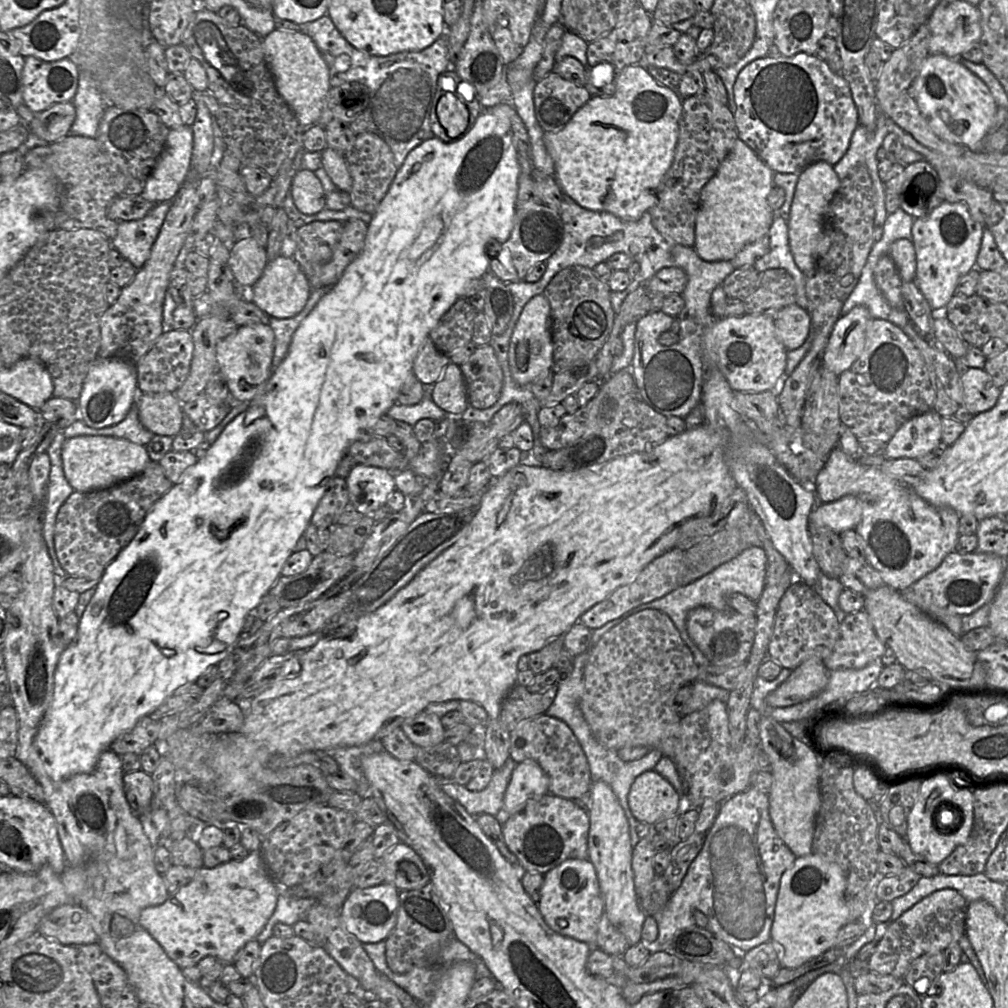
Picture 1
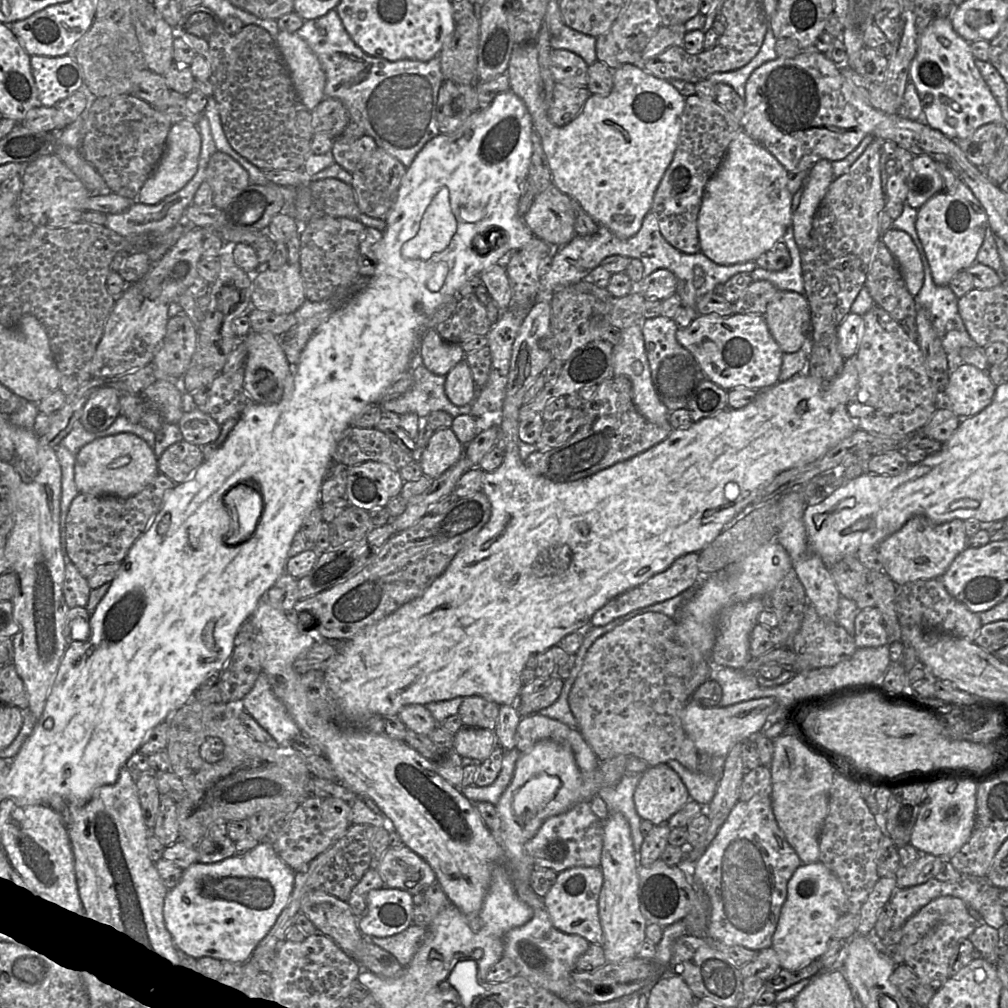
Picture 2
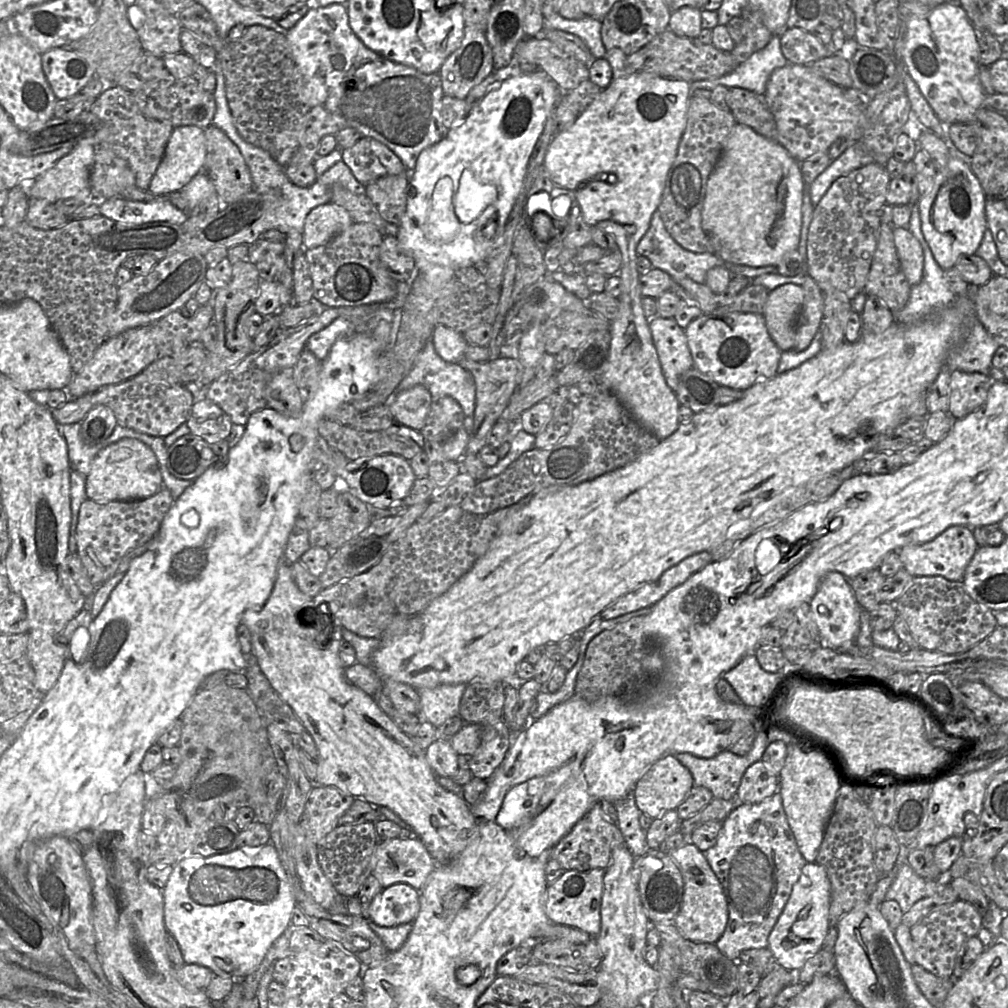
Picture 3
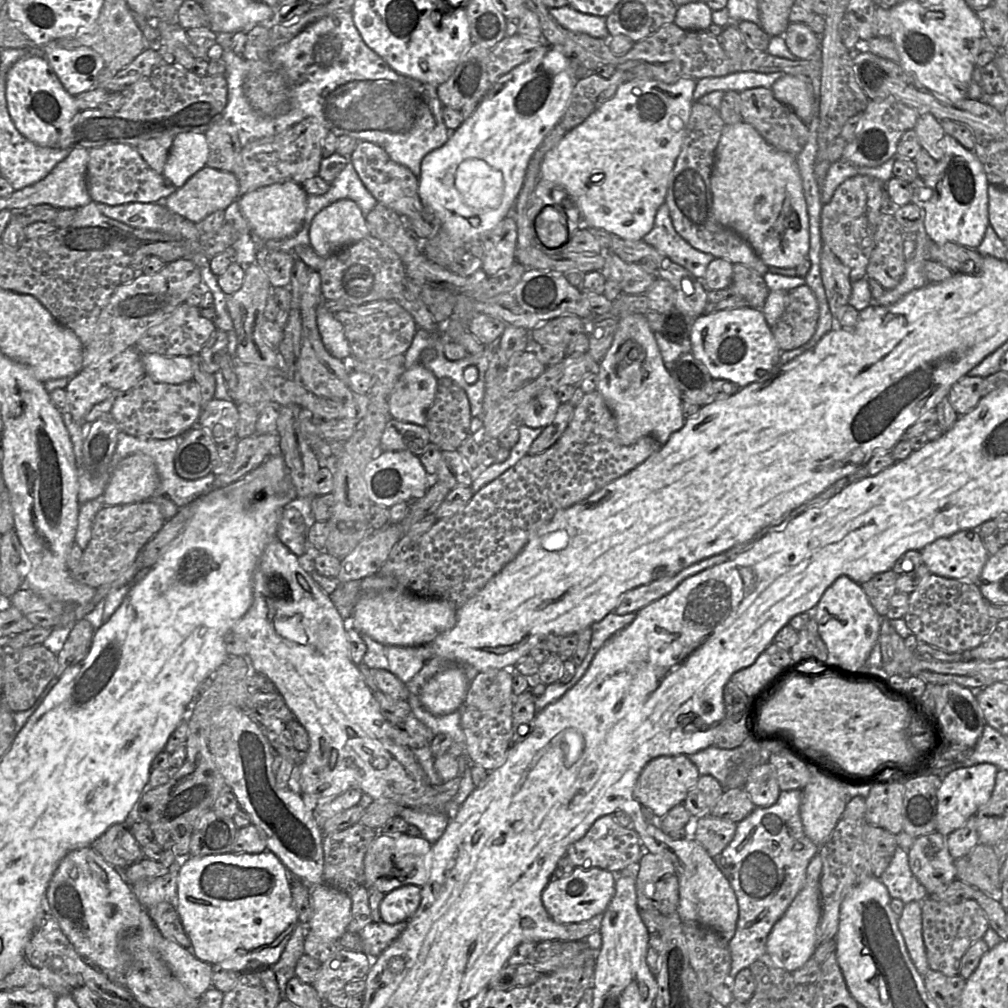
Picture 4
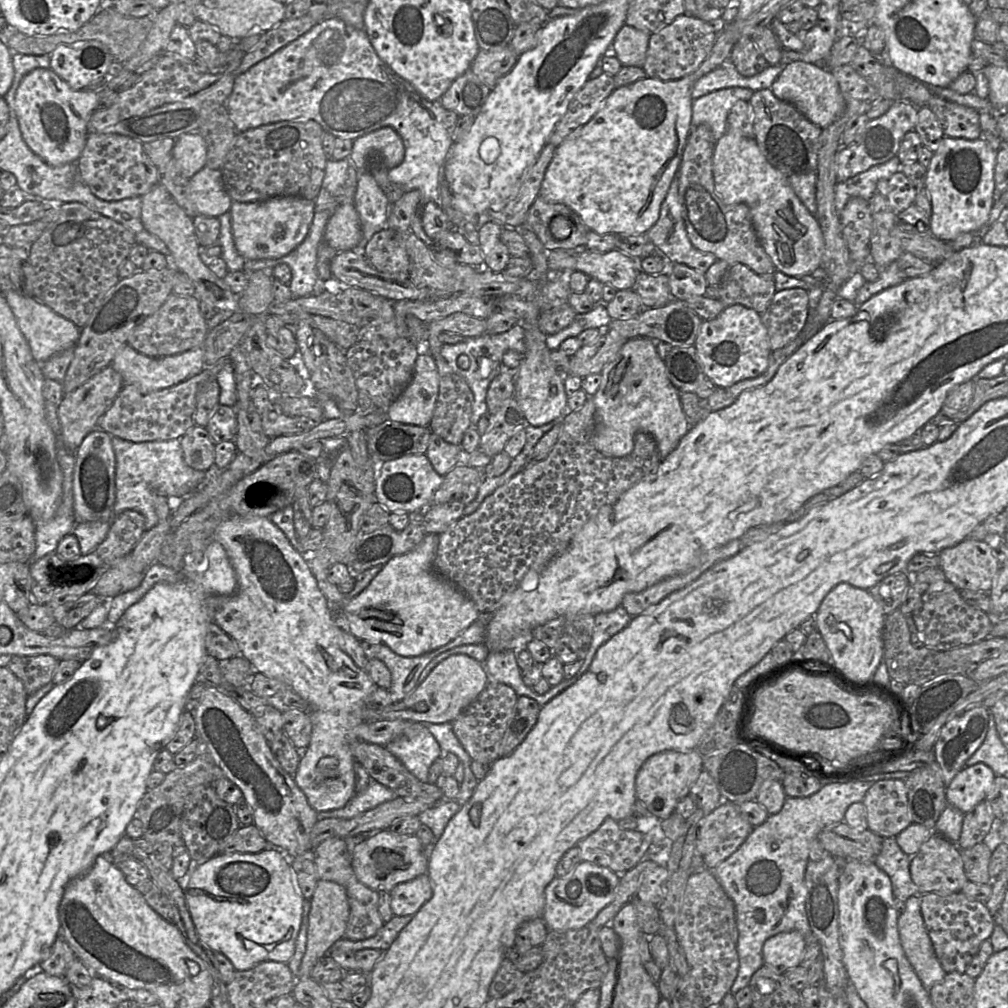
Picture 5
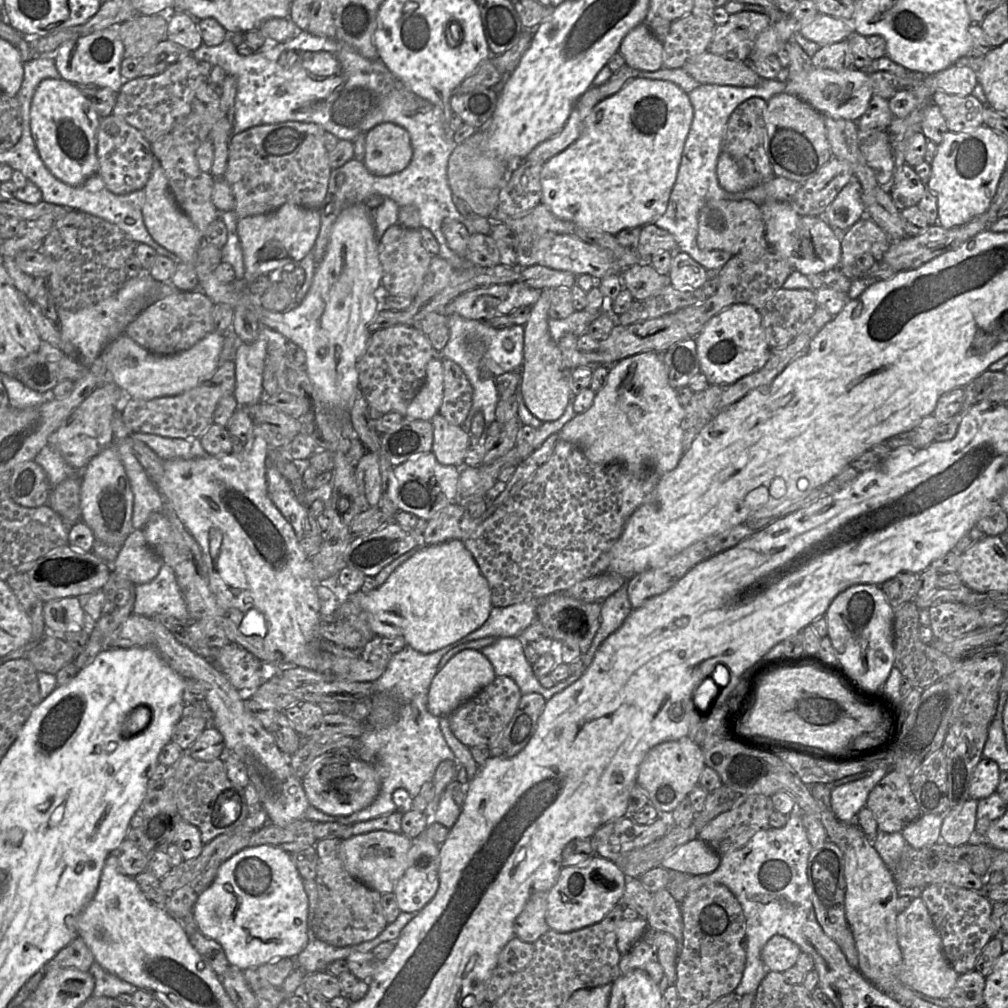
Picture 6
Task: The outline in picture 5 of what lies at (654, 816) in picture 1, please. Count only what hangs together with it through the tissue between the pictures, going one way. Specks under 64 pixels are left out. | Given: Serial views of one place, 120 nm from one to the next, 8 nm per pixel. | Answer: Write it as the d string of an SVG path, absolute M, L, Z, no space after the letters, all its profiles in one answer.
M666 750L650 756L639 769L636 776L636 795L642 800L650 813L660 820L669 817L677 803L689 795L692 785L704 769L704 757L696 750Z

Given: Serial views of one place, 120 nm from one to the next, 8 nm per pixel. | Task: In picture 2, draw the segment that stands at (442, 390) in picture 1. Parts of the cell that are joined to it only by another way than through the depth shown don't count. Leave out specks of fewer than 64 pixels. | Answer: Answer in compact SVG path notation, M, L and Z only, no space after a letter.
M465 359L457 363L446 375L444 390L447 398L456 406L473 402L478 389Z

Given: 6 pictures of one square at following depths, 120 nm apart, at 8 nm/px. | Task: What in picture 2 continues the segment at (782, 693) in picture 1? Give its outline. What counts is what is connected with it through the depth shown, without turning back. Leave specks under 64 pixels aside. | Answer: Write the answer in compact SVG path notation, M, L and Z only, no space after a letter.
M773 697L743 701L727 707L701 707L694 700L686 704L683 726L699 754L726 758L736 743L744 742L762 731L767 717L776 711L778 703Z

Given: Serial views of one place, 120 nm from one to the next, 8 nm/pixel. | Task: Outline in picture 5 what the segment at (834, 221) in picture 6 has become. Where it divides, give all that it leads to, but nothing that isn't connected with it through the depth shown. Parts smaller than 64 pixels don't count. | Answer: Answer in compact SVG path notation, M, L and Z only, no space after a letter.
M895 155L883 164L875 165L843 182L837 182L834 194L838 216L851 198L860 197L867 201L871 200L876 193L878 181L881 179L888 180L898 171L899 165L900 161Z

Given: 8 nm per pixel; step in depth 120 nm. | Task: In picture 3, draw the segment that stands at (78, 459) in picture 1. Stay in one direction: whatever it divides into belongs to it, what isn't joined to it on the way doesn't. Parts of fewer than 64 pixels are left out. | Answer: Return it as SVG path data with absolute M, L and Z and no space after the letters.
M126 438L101 449L85 478L88 500L97 504L137 501L149 498L163 488L157 459L149 447L137 439Z

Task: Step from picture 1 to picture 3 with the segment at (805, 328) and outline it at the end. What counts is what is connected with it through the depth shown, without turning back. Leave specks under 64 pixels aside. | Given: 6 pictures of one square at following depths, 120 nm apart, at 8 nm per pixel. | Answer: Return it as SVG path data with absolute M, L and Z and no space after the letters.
M796 284L781 285L768 294L762 315L770 337L781 351L789 351L794 347L797 317L803 302L804 291Z

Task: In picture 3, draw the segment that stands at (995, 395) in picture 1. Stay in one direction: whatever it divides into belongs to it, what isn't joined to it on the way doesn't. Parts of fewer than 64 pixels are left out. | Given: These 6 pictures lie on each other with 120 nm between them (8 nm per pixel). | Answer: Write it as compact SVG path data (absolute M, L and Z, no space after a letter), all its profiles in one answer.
M951 371L948 413L953 420L962 419L983 406L992 384L988 374Z

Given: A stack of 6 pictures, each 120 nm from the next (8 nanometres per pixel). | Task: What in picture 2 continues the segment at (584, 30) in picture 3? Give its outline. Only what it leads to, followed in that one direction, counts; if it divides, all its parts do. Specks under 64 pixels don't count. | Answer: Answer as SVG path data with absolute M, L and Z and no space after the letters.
M564 23L560 33L550 37L550 46L552 49L565 49L577 54L588 66L597 61L596 38L578 32Z

